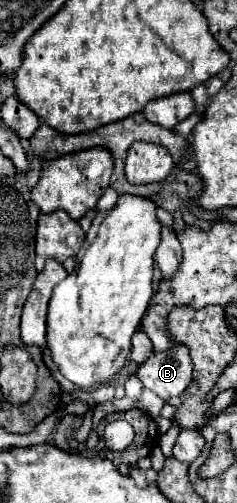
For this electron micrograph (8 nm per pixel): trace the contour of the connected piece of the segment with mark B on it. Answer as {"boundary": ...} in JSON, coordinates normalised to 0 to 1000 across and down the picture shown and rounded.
{"boundary":[[[747,688],[629,708],[629,716],[586,728],[578,751],[620,775],[654,779],[705,799],[713,791],[755,787],[789,771],[814,751],[806,736],[814,728],[789,688]]]}

